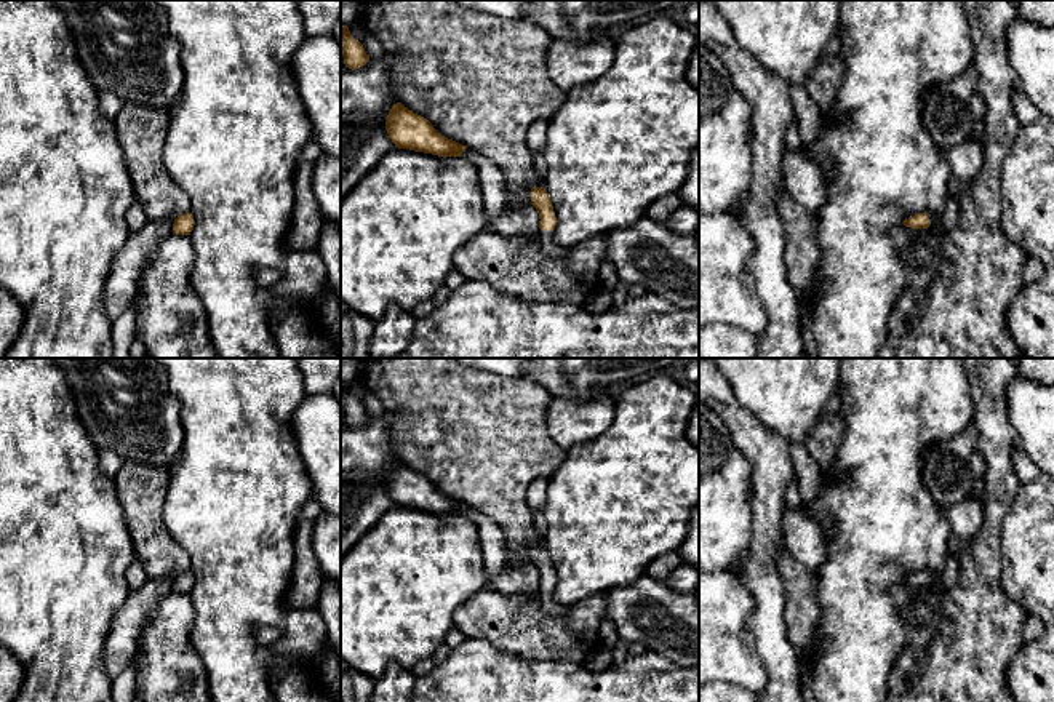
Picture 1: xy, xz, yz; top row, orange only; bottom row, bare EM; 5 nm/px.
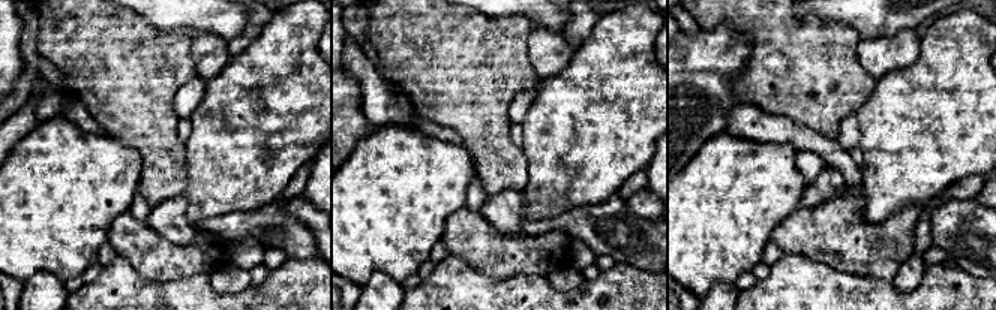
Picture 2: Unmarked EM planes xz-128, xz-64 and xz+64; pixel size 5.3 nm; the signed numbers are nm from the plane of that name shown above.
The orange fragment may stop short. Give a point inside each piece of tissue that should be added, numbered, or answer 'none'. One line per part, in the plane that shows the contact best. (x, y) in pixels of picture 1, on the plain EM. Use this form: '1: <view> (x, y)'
1: xz (546, 600)

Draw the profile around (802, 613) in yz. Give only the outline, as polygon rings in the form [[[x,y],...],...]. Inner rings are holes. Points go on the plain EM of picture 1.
[[[785,545],[776,552],[774,564],[787,596],[784,606],[787,640],[795,651],[798,664],[808,662],[816,654],[816,635],[822,616],[816,577]]]

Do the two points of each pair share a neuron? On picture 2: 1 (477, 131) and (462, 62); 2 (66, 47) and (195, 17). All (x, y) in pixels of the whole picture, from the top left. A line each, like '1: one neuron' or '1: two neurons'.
1: one neuron
2: two neurons

